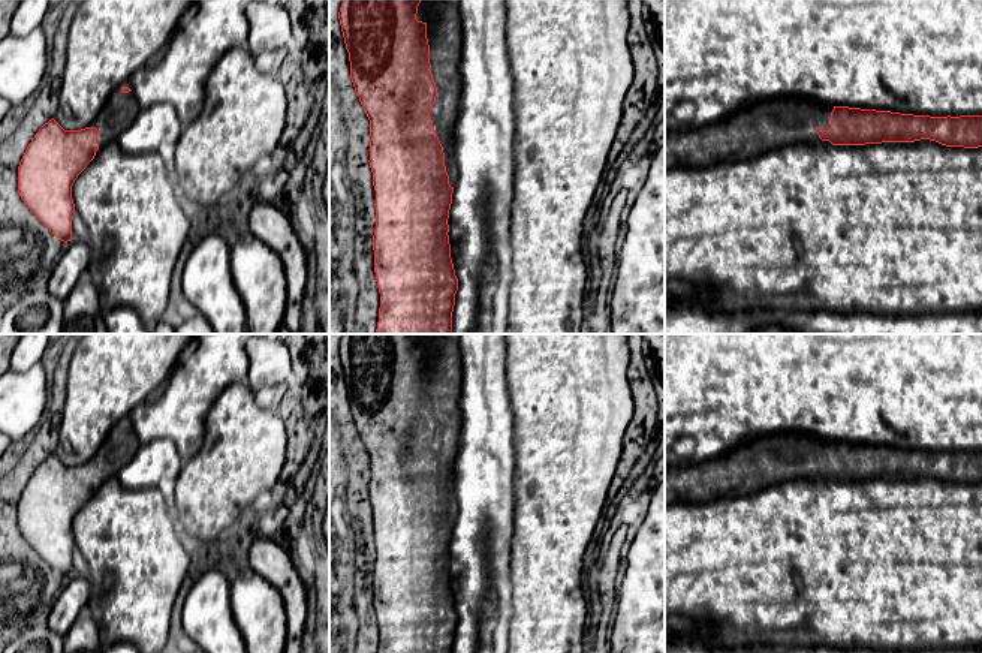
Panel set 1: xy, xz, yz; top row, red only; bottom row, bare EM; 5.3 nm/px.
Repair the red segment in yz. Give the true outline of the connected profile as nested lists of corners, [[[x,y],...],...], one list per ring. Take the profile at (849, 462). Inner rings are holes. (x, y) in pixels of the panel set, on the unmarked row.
[[[775,433],[710,461],[665,466],[665,505],[744,497],[795,479],[921,475],[946,482],[982,482],[982,451],[930,452]]]

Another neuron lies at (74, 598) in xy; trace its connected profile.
[[[78,575],[67,577],[48,614],[48,628],[60,635],[66,635],[79,613],[88,607],[90,595],[90,578]]]

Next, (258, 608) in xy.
[[[253,569],[231,580],[231,608],[246,653],[284,653],[287,619],[283,598]]]

